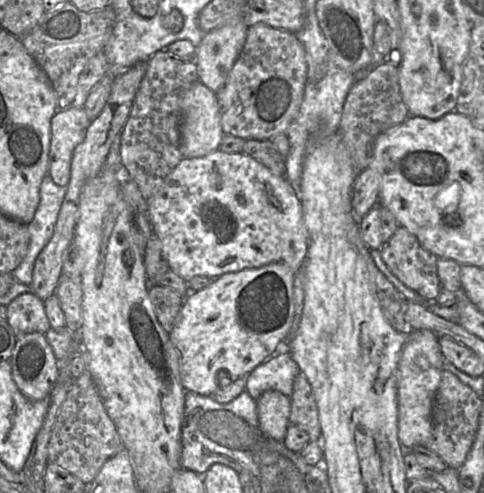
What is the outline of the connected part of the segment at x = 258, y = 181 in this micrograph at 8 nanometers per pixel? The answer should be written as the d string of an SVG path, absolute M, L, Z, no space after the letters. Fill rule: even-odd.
M216 150L202 157L182 158L158 191L148 200L148 217L154 234L161 241L163 253L170 269L185 281L195 276L218 278L224 274L235 273L247 268L258 268L274 262L287 264L296 275L307 253L308 232L304 224L302 206L297 191L286 176L274 174L266 166L242 152L225 153Z

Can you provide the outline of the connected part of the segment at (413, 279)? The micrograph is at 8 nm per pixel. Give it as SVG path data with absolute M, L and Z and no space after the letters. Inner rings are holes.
M398 226L394 235L381 247L380 254L393 275L406 287L416 292L426 302L436 300L442 290L437 269L438 257L424 249L405 227Z

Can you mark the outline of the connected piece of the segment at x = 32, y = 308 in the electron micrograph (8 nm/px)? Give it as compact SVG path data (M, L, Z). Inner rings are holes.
M33 292L17 296L7 306L7 322L16 336L28 333L46 333L50 322L45 312L44 301Z

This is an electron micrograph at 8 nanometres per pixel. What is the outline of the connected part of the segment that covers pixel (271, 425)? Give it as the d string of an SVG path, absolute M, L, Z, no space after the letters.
M268 390L256 399L259 426L268 437L283 441L291 411L290 398L276 390Z

